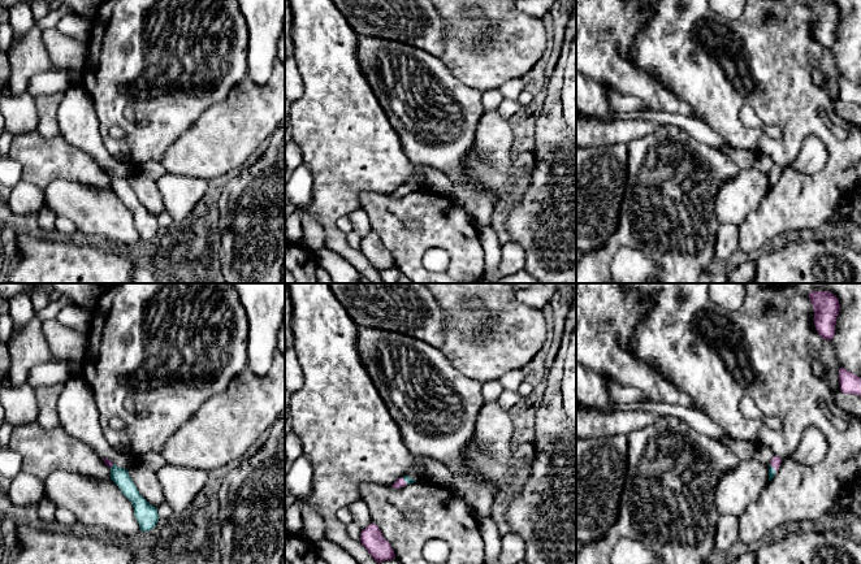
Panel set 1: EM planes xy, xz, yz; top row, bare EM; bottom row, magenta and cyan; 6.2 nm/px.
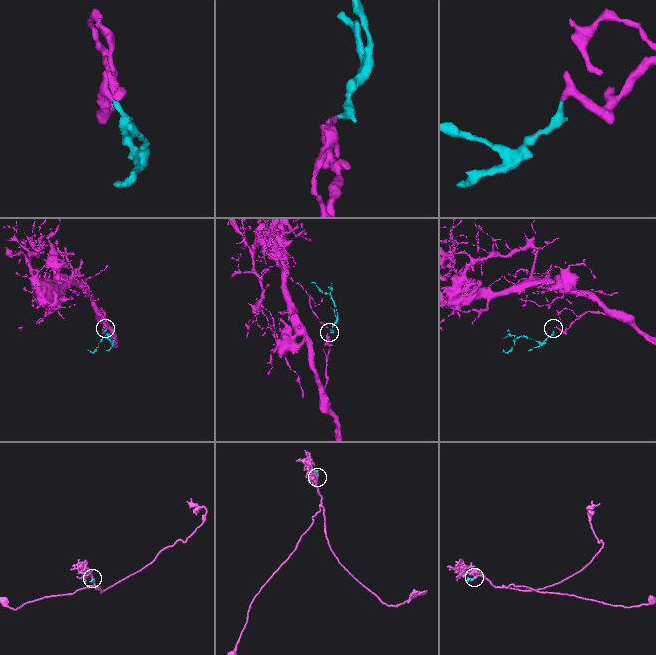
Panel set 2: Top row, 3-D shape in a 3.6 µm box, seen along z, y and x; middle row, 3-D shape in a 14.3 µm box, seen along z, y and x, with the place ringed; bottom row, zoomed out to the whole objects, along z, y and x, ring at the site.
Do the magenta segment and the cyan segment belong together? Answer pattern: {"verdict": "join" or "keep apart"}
{"verdict": "join"}

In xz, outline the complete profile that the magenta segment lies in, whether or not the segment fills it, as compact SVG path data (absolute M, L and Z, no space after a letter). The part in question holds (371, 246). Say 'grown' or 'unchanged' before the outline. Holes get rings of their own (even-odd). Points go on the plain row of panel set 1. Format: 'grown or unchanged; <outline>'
unchanged; M373 231L362 239L360 250L378 273L395 266L390 252L384 247L378 235Z

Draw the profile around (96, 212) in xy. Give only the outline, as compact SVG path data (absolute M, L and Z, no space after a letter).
M55 179L43 195L43 205L69 218L86 235L129 248L140 240L133 212L112 188L99 190L75 181Z

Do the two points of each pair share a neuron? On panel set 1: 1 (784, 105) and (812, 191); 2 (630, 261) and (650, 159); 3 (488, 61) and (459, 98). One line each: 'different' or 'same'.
1: same
2: different
3: different

